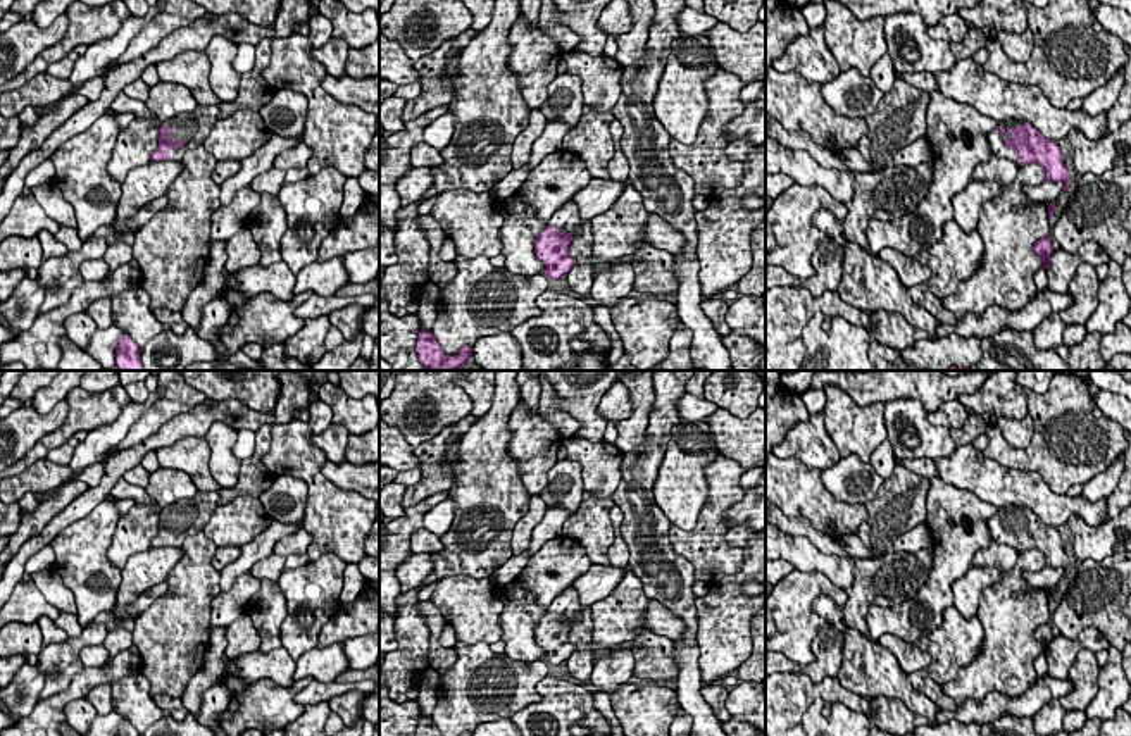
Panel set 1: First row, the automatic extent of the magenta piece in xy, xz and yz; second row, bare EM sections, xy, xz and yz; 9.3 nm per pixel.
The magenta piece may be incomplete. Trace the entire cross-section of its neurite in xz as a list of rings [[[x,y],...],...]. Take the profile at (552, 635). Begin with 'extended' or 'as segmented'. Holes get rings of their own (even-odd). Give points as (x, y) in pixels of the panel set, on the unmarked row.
extended; [[[571,584],[547,608],[534,627],[534,639],[545,650],[547,664],[567,662],[576,646],[569,641],[572,615],[581,608],[578,591]]]

